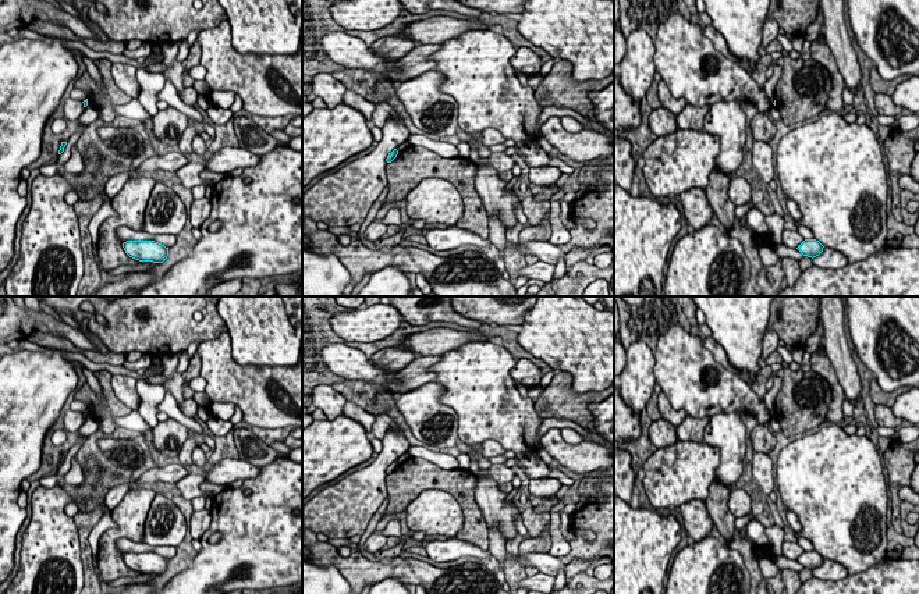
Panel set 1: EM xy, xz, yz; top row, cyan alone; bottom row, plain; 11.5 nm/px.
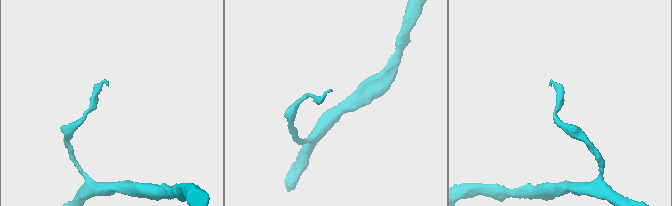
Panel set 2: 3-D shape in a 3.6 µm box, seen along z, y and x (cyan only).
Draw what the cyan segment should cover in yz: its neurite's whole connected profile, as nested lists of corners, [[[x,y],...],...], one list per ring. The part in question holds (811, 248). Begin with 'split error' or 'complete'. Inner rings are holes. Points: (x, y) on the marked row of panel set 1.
complete; [[[805,239],[796,249],[808,257],[816,257],[823,252],[823,245],[816,239]]]

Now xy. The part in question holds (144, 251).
complete; [[[127,241],[123,243],[125,253],[139,262],[163,263],[168,248],[155,241]]]

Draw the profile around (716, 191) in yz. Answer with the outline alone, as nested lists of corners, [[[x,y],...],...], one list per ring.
[[[714,167],[709,175],[709,184],[705,189],[709,204],[713,214],[721,223],[721,228],[730,232],[735,223],[735,204],[728,196],[728,188],[732,175],[724,174],[717,167]]]

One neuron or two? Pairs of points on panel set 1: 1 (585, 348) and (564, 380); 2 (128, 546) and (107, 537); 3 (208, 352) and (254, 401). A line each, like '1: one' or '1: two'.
1: two
2: two
3: one

